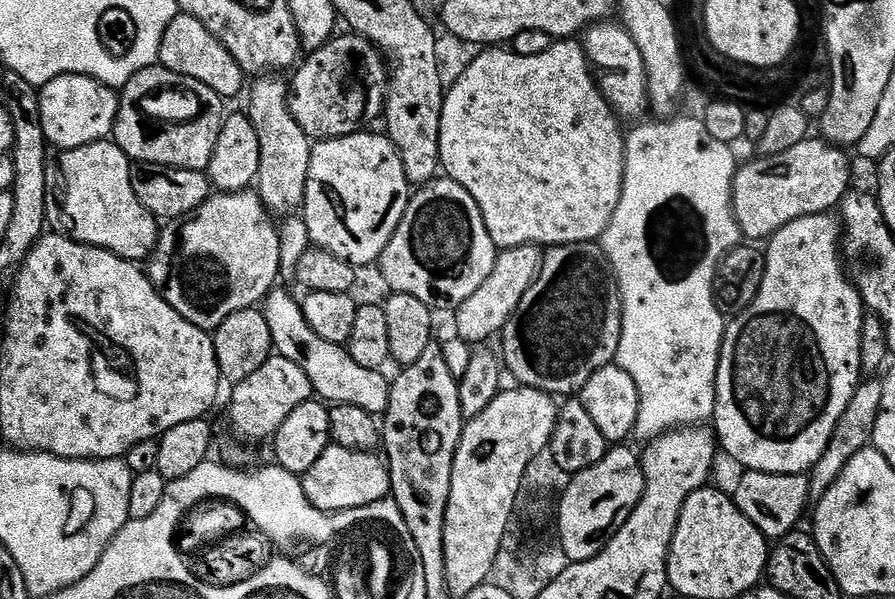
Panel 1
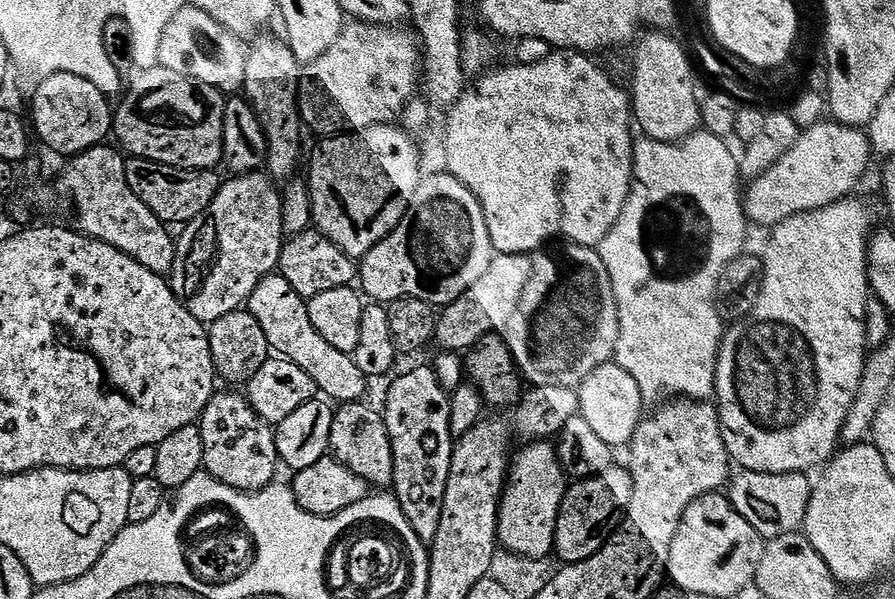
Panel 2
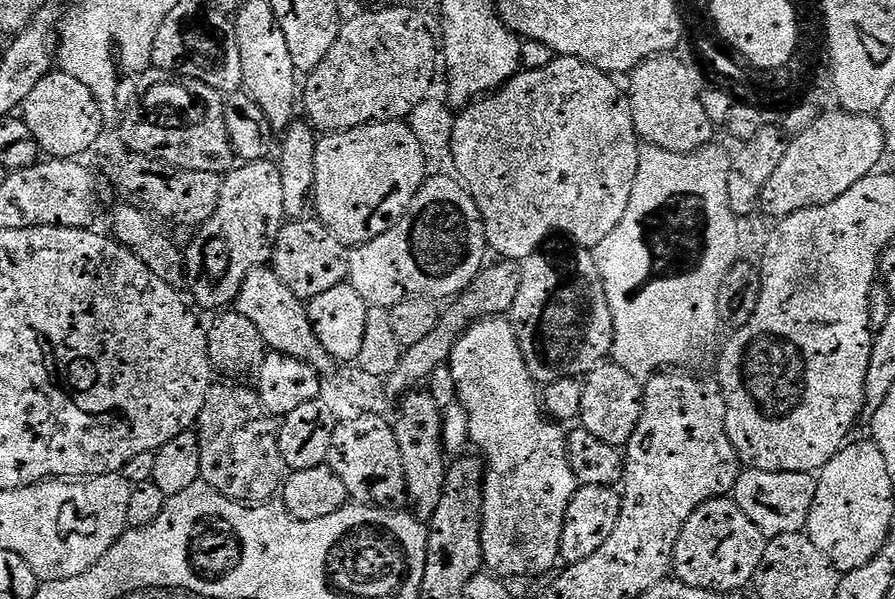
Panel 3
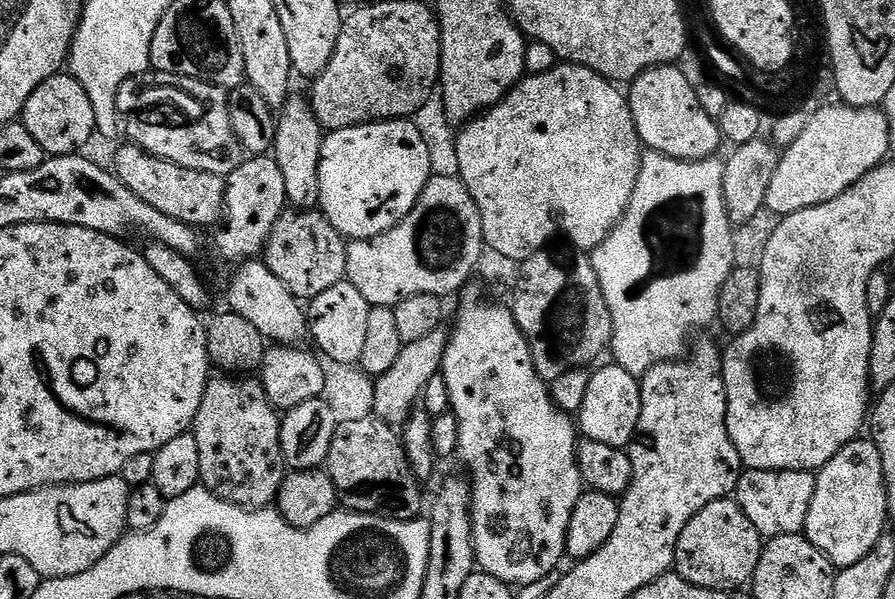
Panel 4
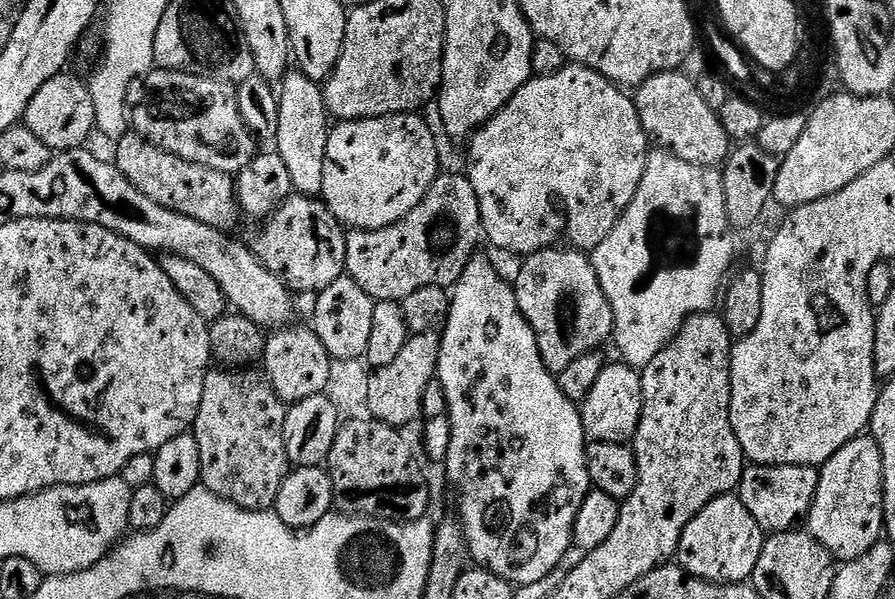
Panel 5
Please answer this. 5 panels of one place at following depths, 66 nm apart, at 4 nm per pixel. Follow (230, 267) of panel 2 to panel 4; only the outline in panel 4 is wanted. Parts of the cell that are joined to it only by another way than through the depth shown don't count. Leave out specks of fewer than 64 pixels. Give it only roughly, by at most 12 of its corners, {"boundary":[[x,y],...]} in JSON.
{"boundary":[[279,162],[228,173],[216,252],[259,257],[289,203]]}

